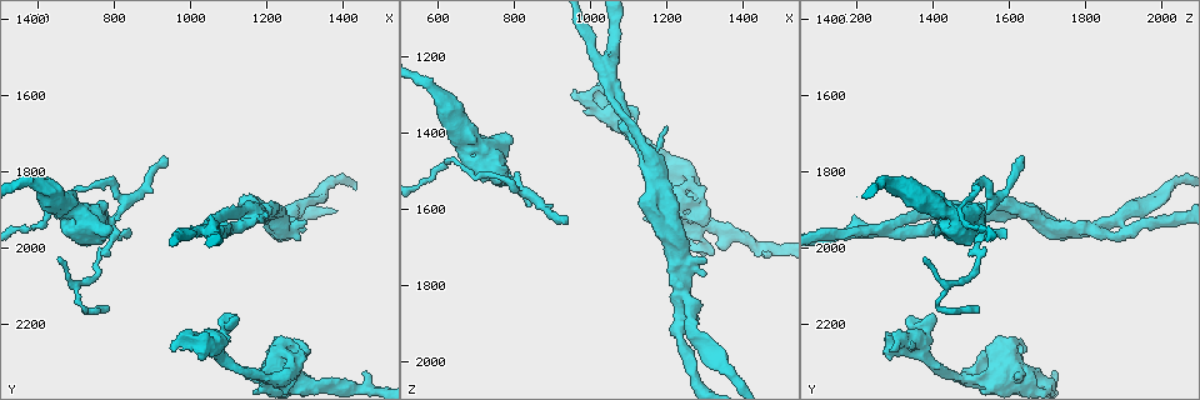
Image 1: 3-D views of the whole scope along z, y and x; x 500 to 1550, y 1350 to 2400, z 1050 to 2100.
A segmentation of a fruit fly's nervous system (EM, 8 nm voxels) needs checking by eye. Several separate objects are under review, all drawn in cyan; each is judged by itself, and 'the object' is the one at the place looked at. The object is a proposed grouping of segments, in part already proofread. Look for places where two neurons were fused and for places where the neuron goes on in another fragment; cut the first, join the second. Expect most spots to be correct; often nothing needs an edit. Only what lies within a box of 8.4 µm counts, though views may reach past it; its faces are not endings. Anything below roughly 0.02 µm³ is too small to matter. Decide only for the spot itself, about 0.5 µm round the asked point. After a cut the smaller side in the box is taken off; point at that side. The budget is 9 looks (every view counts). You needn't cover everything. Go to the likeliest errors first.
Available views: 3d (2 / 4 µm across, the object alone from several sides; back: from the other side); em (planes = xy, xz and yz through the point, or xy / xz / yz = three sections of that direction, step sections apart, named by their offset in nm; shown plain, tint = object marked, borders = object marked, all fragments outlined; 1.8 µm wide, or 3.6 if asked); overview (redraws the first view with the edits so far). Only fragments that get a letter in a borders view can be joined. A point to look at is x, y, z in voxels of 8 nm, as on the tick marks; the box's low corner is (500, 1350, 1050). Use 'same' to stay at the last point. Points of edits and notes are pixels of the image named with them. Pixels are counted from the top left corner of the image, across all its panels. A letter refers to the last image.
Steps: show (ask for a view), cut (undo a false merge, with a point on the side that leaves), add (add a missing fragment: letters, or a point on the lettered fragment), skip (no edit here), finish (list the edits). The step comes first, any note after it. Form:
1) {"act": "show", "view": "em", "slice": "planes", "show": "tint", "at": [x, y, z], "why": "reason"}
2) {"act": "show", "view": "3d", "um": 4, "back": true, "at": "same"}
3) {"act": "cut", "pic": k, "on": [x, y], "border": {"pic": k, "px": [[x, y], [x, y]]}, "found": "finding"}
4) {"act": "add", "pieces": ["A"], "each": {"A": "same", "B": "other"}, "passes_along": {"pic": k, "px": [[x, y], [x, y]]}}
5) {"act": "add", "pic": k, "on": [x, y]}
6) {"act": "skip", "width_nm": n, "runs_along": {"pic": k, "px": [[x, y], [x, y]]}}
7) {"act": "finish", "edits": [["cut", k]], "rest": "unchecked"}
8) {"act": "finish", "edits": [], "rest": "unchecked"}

{"act": "show", "view": "3d", "um": 4, "at": [935, 1760, 1620], "why": "thin end"}

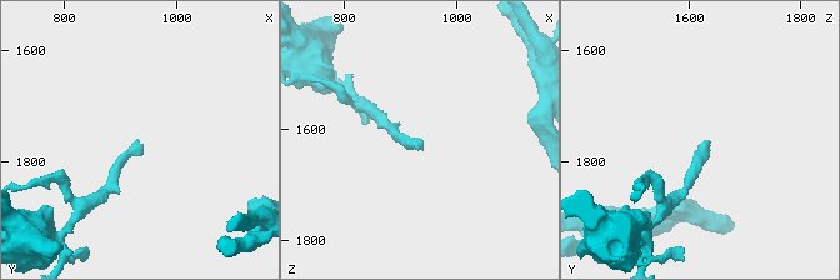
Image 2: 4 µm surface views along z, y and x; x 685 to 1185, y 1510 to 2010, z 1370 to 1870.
{"act": "show", "view": "em", "slice": "xy", "step": 16, "show": "borders", "at": [940, 1770, 1625]}

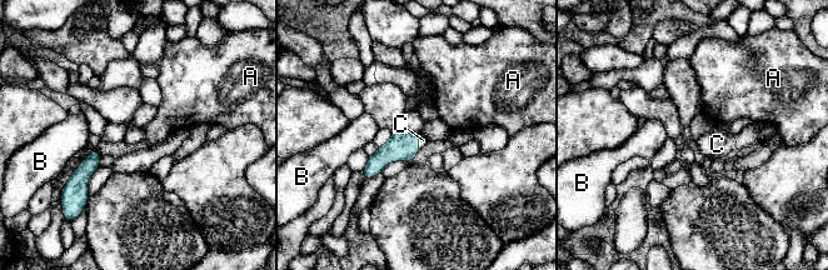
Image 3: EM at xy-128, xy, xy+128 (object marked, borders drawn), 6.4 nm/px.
{"act": "show", "view": "em", "slice": "planes", "show": "borders", "at": "same", "why": "another direction"}

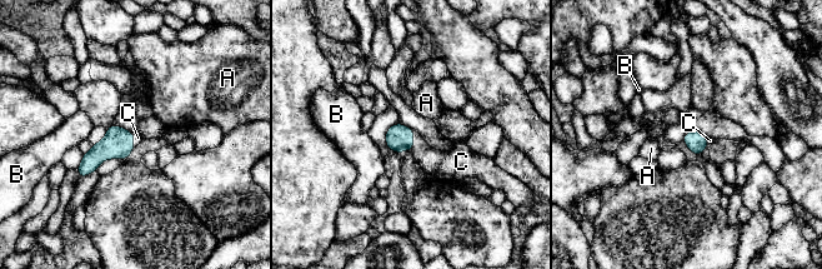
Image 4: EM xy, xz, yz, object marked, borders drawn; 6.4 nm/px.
{"act": "add", "pieces": ["C"], "each": {"A": "other", "B": "other", "C": "same"}, "found": "the neuron continues"}

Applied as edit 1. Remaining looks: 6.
{"act": "show", "view": "overview", "why": "redraw"}

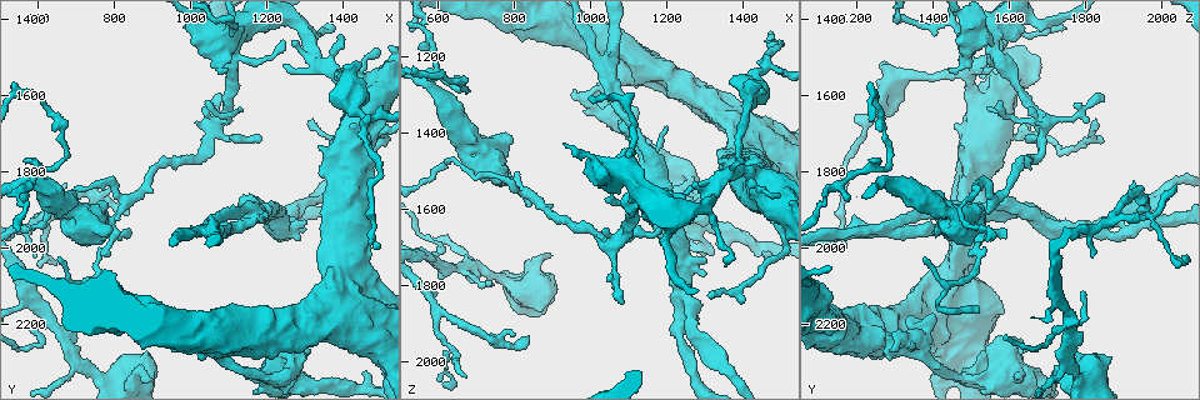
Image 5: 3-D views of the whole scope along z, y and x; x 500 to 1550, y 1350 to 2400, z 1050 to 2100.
{"act": "show", "view": "em", "um": 3.6, "slice": "xy", "step": 16, "show": "tint", "at": [1050, 1965, 1210], "why": "a fork"}

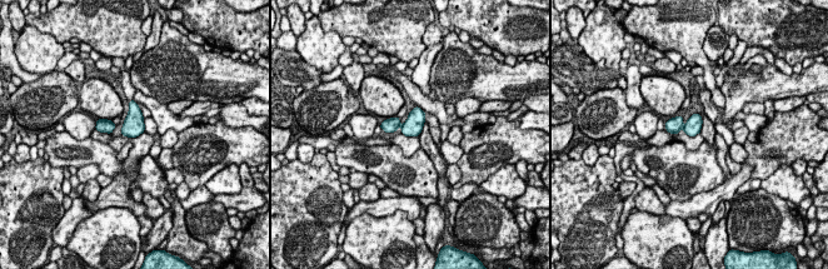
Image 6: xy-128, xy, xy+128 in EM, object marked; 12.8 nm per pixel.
{"act": "show", "view": "em", "um": 3.6, "slice": "planes", "show": "borders", "at": "same", "why": "cut it another way"}

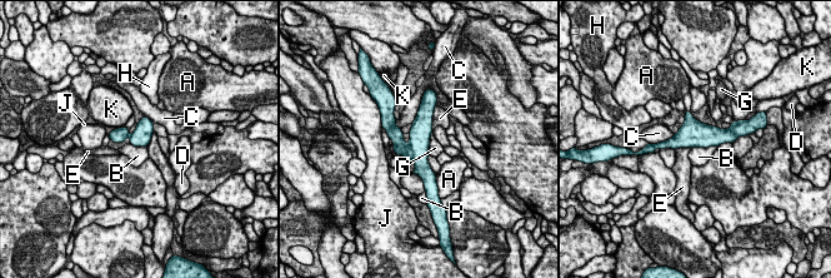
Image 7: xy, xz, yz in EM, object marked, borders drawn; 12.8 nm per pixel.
{"act": "cut", "pic": 7, "on": [712, 135], "each": {"A": "other", "B": "other", "C": "other", "D": "other", "E": "other", "G": "other", "H": "other", "J": "other", "K": "other"}, "border": {"pic": 7, "px": [[724, 129], [731, 130], [737, 137]]}, "found": "a second neuron is stuck on"}

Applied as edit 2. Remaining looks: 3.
{"act": "finish", "edits": [["add", 4], ["cut", 7]], "rest": "unchecked"}

